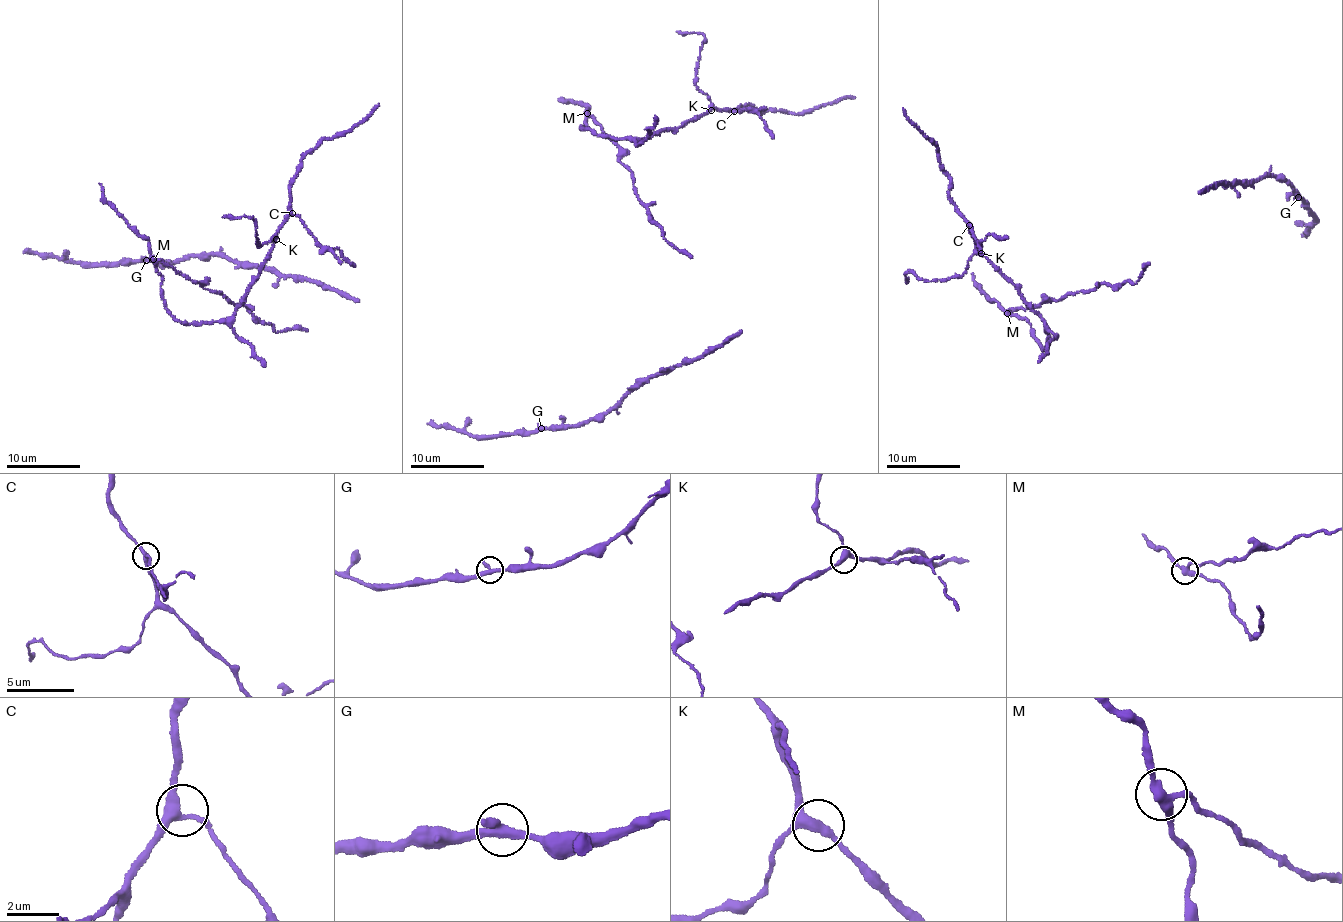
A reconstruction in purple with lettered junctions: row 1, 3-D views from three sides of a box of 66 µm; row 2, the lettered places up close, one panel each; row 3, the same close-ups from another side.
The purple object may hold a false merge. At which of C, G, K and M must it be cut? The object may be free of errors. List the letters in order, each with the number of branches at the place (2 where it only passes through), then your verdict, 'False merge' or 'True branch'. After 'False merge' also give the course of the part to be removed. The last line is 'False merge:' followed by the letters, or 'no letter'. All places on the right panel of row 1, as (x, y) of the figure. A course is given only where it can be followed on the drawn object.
C: Branches: 3. True branch
G: Branches: 2. True branch
K: Branches: 3. True branch
M: Branches: 3. False merge. Course of the part to remove: (1006, 313), (1101, 284), (1117, 285), (1125, 281), (1135, 284), (1149, 262)
False merge: M

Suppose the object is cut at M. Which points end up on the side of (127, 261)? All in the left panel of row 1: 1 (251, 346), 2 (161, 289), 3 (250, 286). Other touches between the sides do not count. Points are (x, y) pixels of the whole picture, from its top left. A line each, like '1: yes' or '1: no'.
1: yes
2: yes
3: yes

